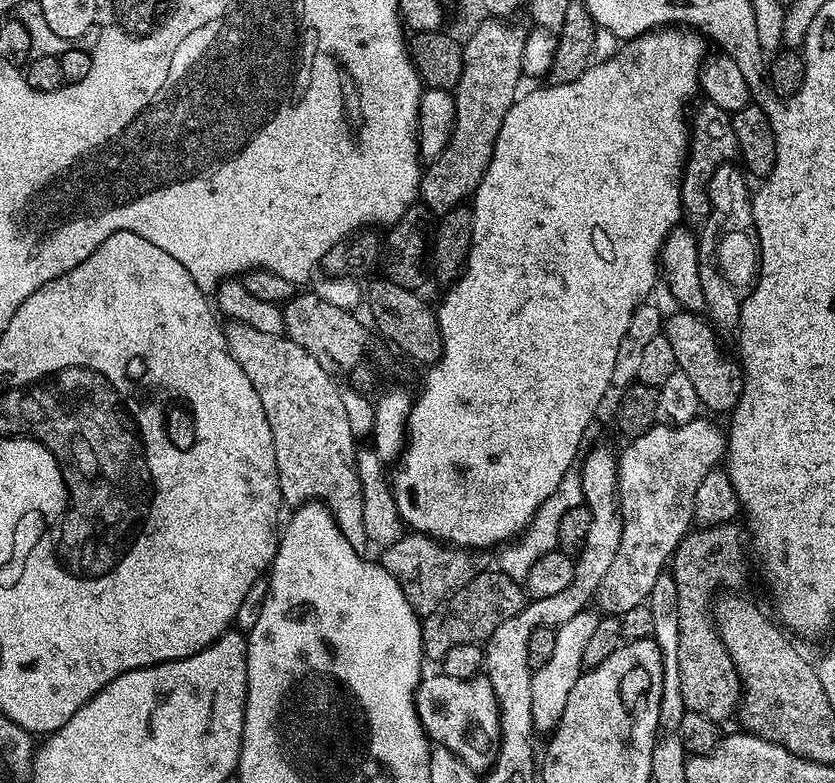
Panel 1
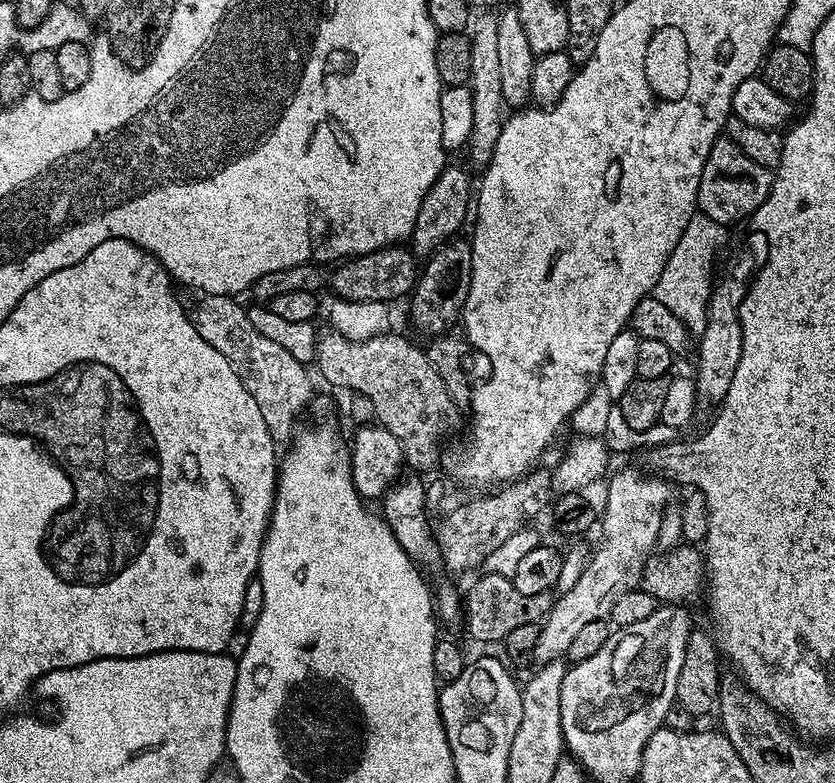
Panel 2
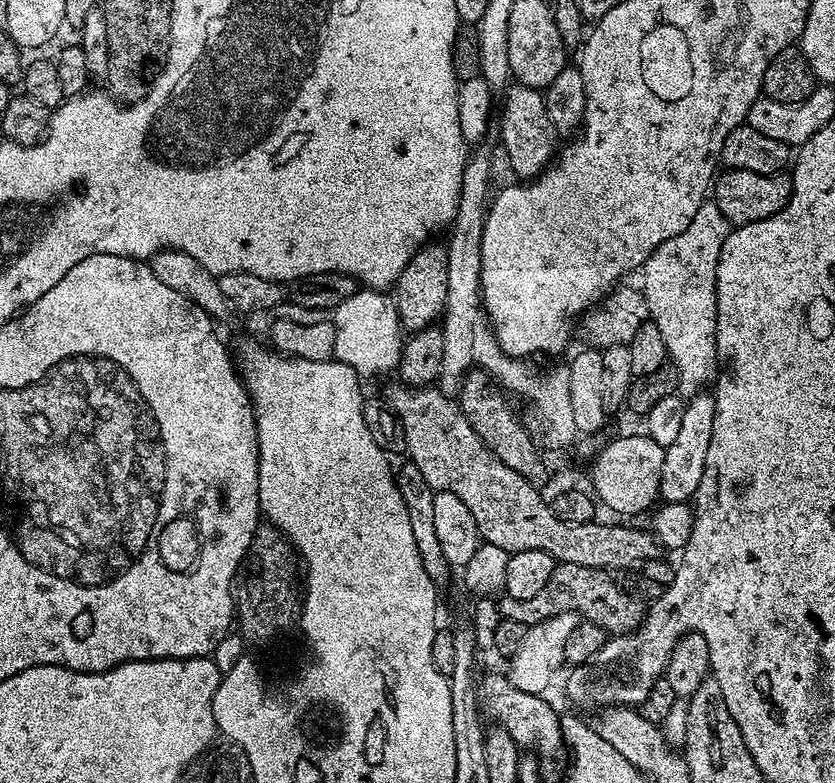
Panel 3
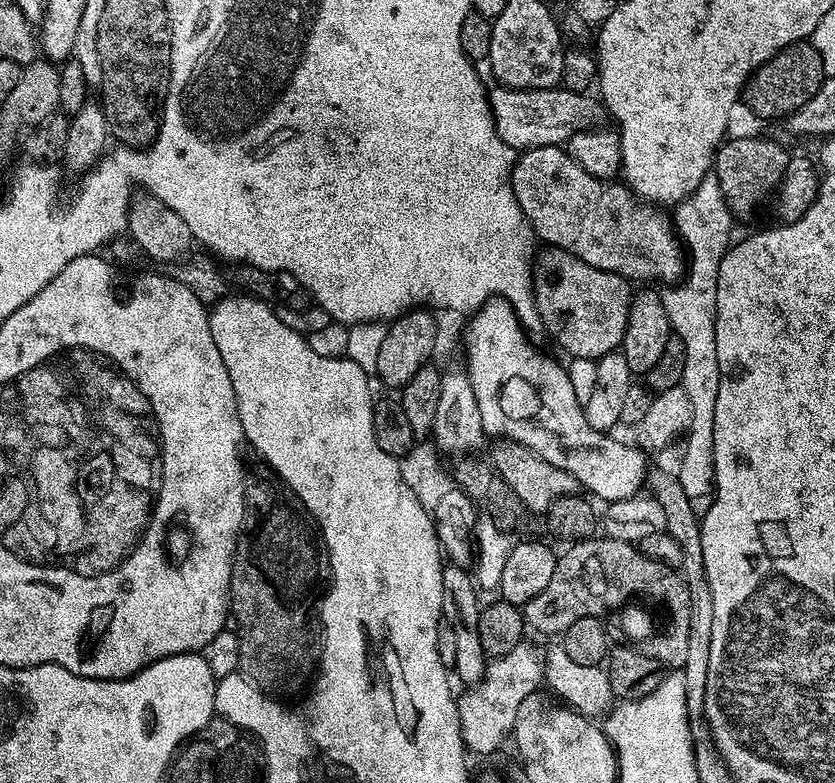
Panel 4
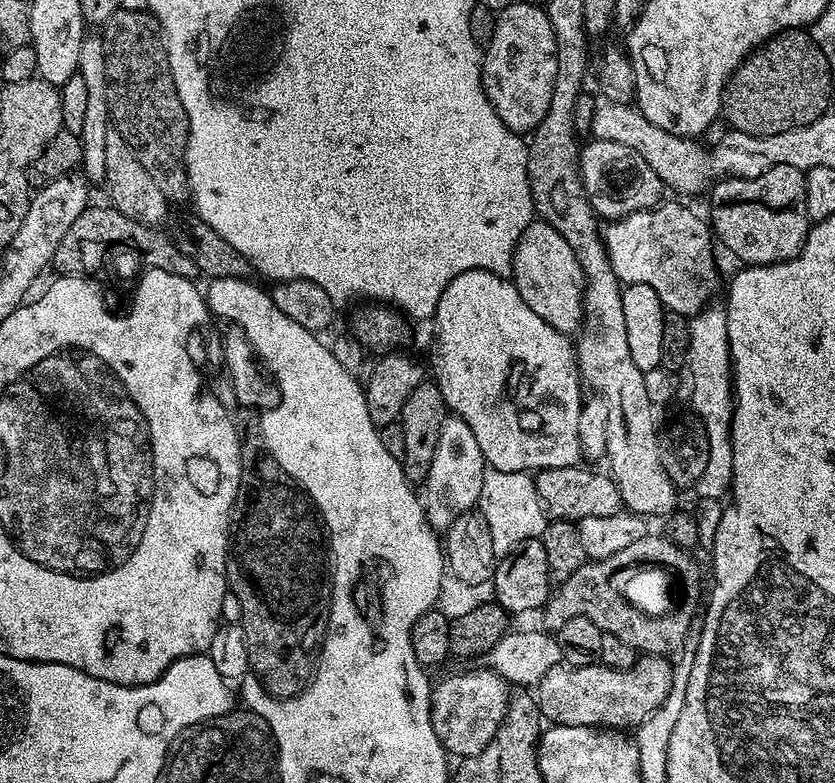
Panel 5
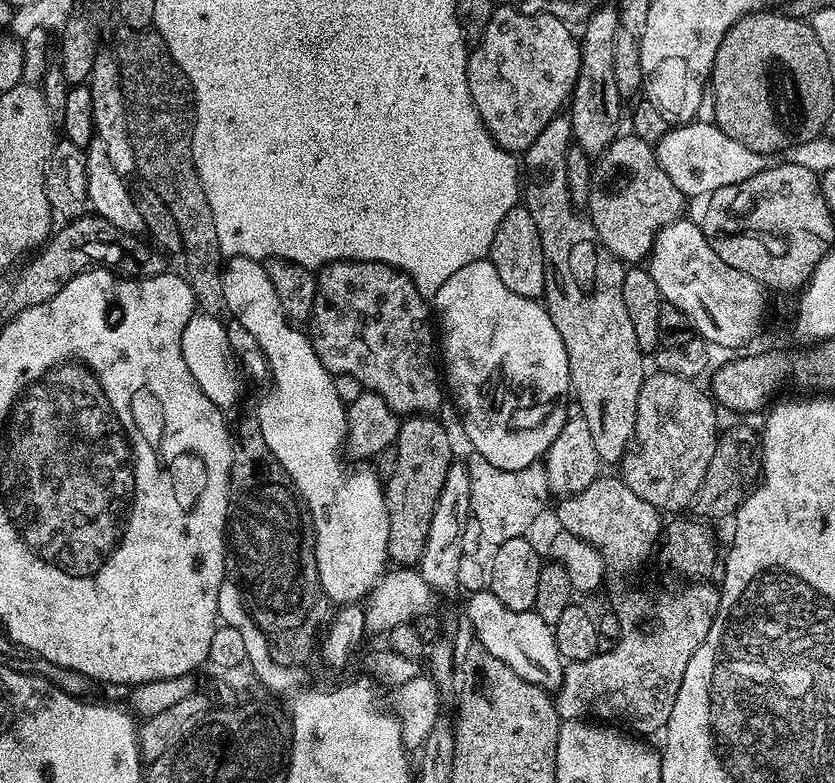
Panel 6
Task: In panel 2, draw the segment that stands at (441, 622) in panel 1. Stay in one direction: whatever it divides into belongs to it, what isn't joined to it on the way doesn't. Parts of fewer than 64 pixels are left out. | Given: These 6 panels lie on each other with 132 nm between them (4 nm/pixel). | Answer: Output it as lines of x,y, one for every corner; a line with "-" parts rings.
484,574
481,577
481,580
476,580
469,586
468,592
466,588
466,595
462,600
462,628
465,628
476,640
496,640
496,642
503,642
510,630
515,630
518,626
523,626
526,623
540,624
553,606
554,596
552,592
521,594
512,585
511,579
507,576

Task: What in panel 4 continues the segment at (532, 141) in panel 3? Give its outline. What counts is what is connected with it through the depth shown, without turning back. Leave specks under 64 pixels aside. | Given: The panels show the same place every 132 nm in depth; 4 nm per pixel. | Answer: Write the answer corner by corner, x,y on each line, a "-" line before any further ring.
559,144
523,149
512,168
512,189
529,229
534,236
536,232
538,239
545,240
545,245
574,254
574,258
582,258
582,262
623,276
629,282
676,282
685,275
686,249
677,235
673,217
663,207
637,198
623,183
594,178

